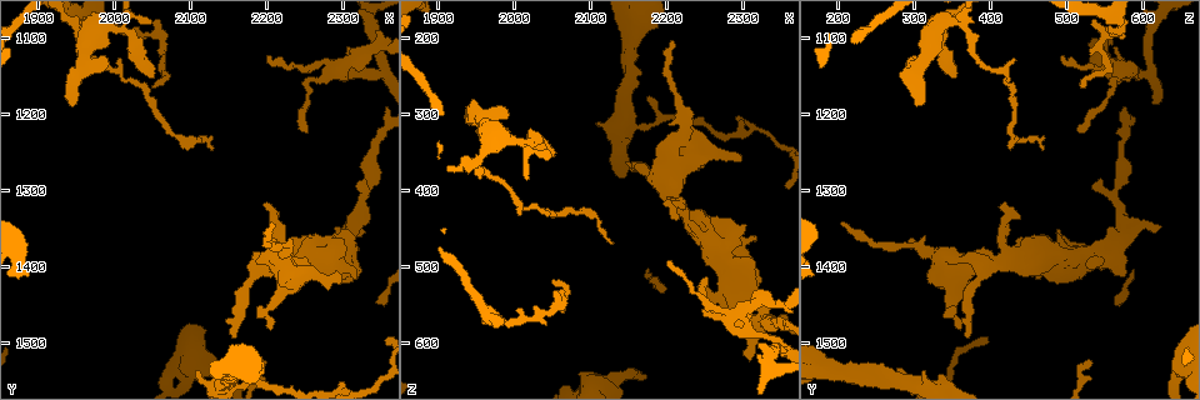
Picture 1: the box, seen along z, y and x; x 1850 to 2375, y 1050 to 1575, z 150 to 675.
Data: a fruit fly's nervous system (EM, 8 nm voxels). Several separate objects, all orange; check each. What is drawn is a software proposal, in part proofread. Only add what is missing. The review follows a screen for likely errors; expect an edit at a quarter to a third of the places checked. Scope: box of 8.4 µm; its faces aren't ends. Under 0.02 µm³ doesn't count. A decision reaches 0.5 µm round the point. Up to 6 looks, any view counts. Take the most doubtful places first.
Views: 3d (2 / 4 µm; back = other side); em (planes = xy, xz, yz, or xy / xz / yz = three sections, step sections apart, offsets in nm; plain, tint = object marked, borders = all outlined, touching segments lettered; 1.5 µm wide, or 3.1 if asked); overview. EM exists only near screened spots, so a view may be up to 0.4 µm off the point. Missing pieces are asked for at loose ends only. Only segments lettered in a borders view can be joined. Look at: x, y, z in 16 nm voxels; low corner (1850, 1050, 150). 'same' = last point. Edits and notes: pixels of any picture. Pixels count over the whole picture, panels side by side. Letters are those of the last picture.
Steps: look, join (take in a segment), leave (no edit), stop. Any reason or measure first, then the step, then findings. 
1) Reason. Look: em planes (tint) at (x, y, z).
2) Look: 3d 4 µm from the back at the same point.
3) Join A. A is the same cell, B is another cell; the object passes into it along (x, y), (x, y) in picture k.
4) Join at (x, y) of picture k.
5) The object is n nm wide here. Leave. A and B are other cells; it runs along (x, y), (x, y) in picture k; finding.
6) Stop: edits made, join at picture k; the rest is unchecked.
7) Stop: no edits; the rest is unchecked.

Branch stops here. Look: 3d 2 µm from the back at (2110, 1535, 310).

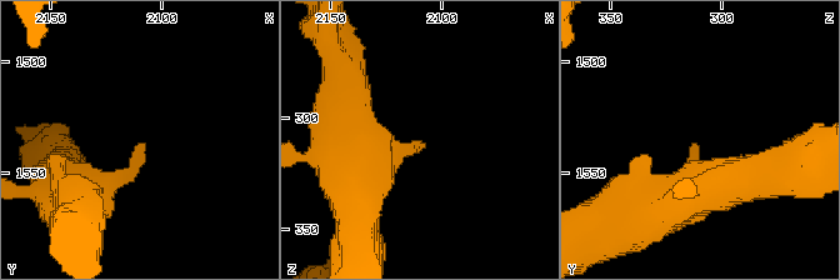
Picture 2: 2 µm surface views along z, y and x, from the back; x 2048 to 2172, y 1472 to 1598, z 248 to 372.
Look: em planes (borders) at (2110, 1536, 310).

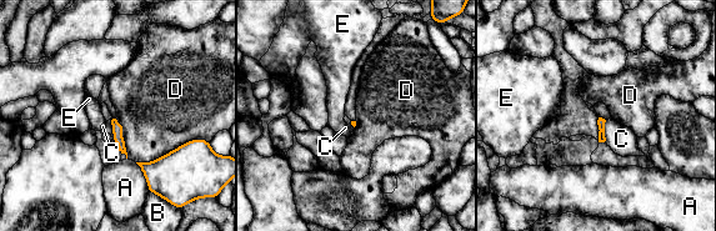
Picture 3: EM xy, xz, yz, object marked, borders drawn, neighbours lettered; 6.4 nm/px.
Leave. A, B, C, D and E are other cells; no lettered segment goes on from it.

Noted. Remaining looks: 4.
Free end. Look: 3d 4 µm at (1940, 1185, 315).

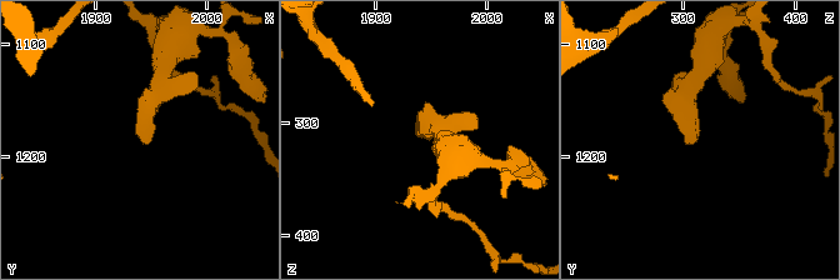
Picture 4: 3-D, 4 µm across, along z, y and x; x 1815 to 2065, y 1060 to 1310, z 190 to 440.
Look: em planes (borders) at (1942, 1188, 312).

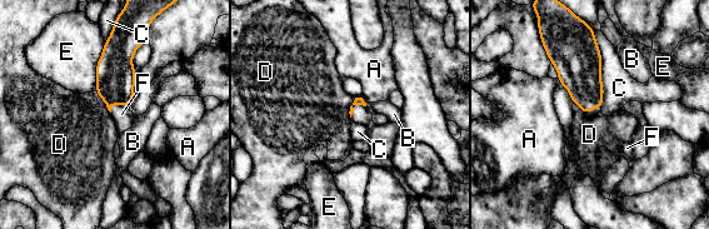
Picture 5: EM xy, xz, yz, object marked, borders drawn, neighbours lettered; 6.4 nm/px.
Join F. F is the same cell, A, B, C, D and E are other cells; the object passes into it along (358, 100), (354, 104), (362, 114) in picture 5; it goes on there.

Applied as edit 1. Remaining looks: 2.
Stop: edits made, join at picture 5; the rest is unchecked.

